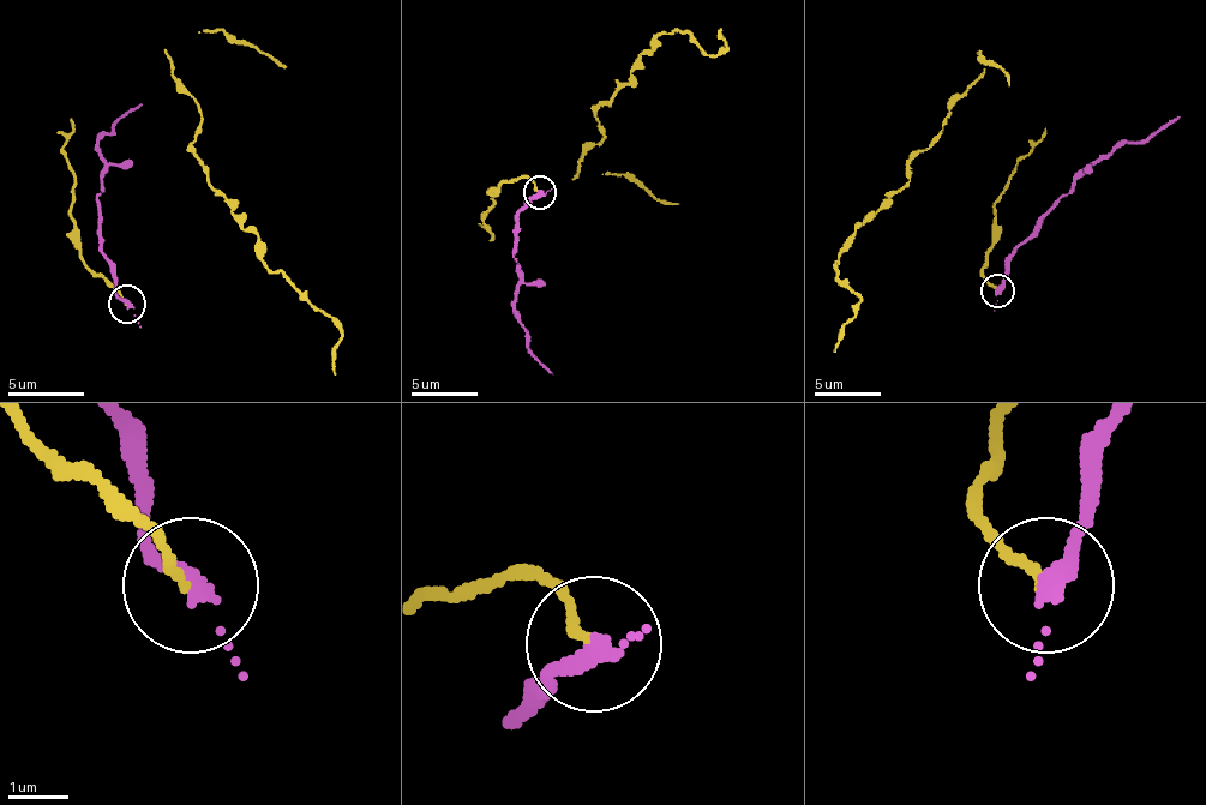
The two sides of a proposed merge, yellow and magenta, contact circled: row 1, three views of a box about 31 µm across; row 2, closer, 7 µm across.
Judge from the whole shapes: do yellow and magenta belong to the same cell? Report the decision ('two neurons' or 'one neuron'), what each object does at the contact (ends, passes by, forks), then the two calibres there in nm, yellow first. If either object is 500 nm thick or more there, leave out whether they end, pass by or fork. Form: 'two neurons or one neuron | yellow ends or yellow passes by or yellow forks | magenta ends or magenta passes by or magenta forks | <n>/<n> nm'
two neurons | yellow ends | magenta ends | 150/360 nm

